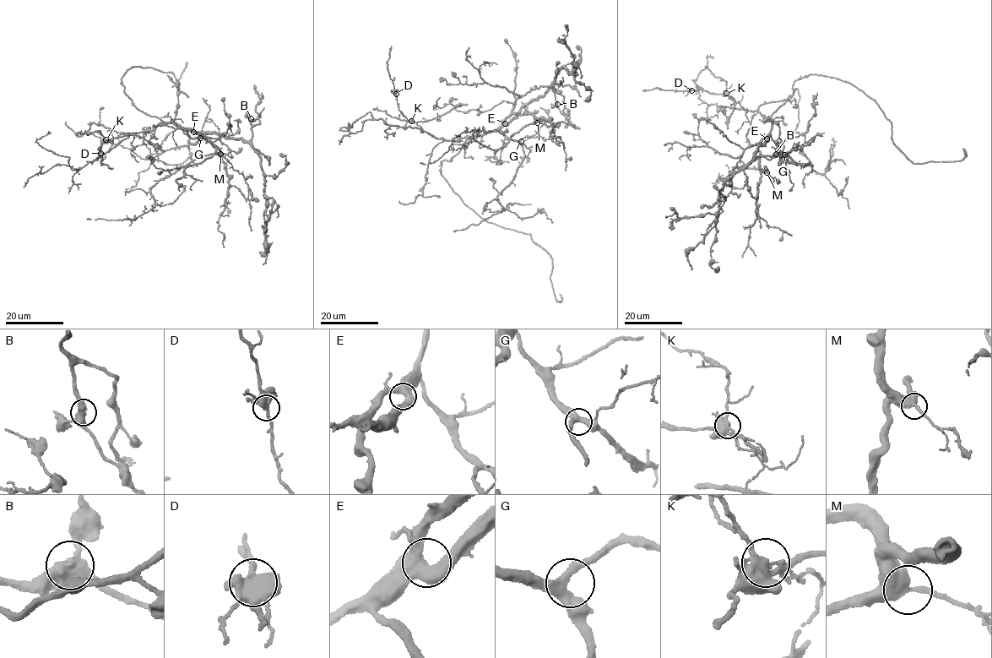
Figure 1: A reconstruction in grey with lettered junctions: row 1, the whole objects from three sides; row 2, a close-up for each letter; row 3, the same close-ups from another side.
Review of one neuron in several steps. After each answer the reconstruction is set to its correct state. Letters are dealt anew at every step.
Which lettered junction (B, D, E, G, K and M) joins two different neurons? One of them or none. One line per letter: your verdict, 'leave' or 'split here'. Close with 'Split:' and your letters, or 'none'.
B: leave
D: leave
E: leave
G: leave
K: split here
M: leave
Split: K

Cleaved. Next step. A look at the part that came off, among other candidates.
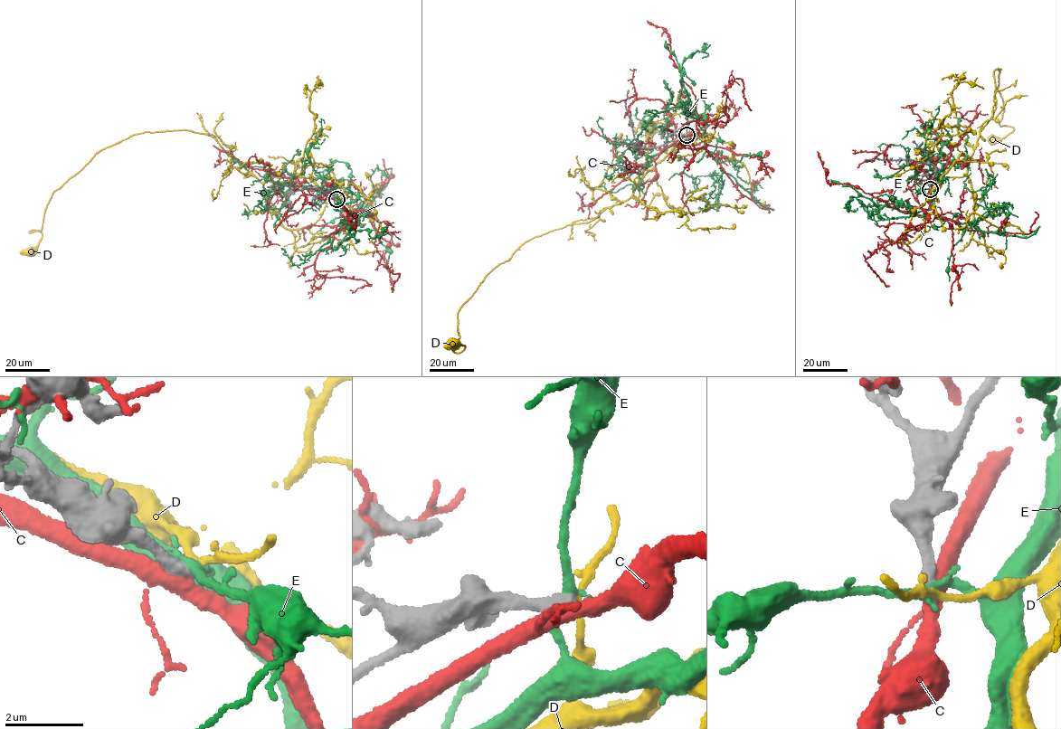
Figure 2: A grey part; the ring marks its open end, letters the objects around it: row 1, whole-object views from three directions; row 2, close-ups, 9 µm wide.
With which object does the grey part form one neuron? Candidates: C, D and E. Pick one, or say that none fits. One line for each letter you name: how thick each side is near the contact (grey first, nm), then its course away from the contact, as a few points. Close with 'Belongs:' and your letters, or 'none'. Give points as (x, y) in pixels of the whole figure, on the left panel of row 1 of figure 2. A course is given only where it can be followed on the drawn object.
Belongs: none

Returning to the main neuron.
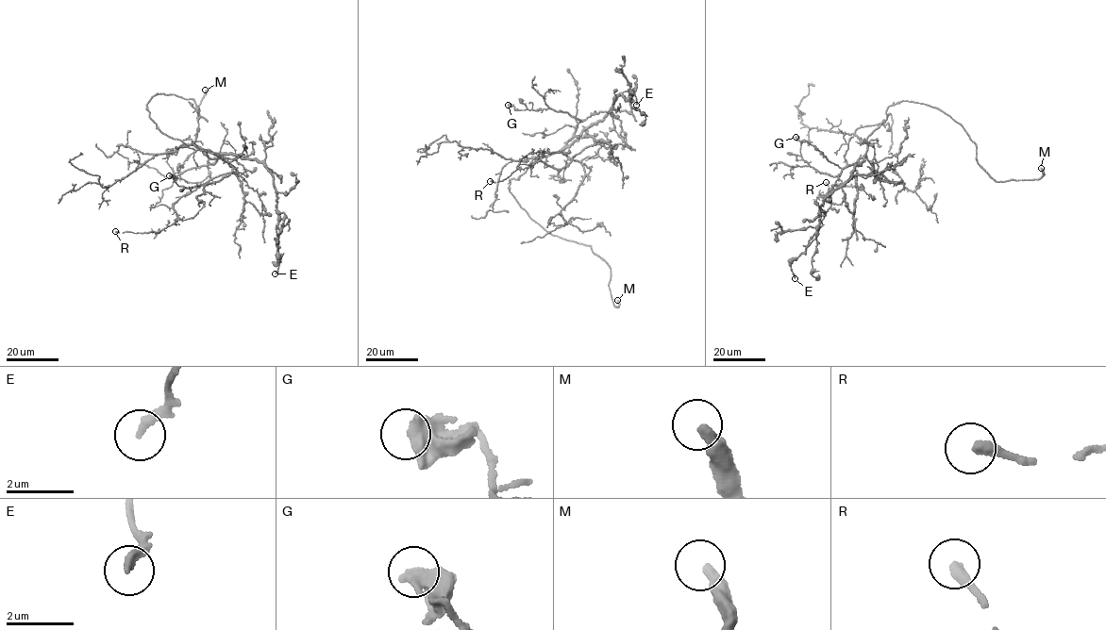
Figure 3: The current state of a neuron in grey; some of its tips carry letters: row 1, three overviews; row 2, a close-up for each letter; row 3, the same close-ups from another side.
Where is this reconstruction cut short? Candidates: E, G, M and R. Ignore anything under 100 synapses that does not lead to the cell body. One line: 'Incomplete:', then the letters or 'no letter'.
Incomplete: M

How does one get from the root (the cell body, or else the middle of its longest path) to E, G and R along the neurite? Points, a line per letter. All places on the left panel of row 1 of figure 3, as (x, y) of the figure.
E: (171, 137), (210, 152), (255, 159), (272, 174), (276, 191), (279, 232), (276, 246), (278, 269), (275, 273)
G: (171, 137), (220, 156), (232, 168), (229, 174), (218, 181), (186, 188), (176, 183), (175, 176), (169, 175)
R: (171, 137), (215, 153), (236, 171), (212, 177), (180, 197), (173, 207), (176, 221), (160, 230), (115, 231)

